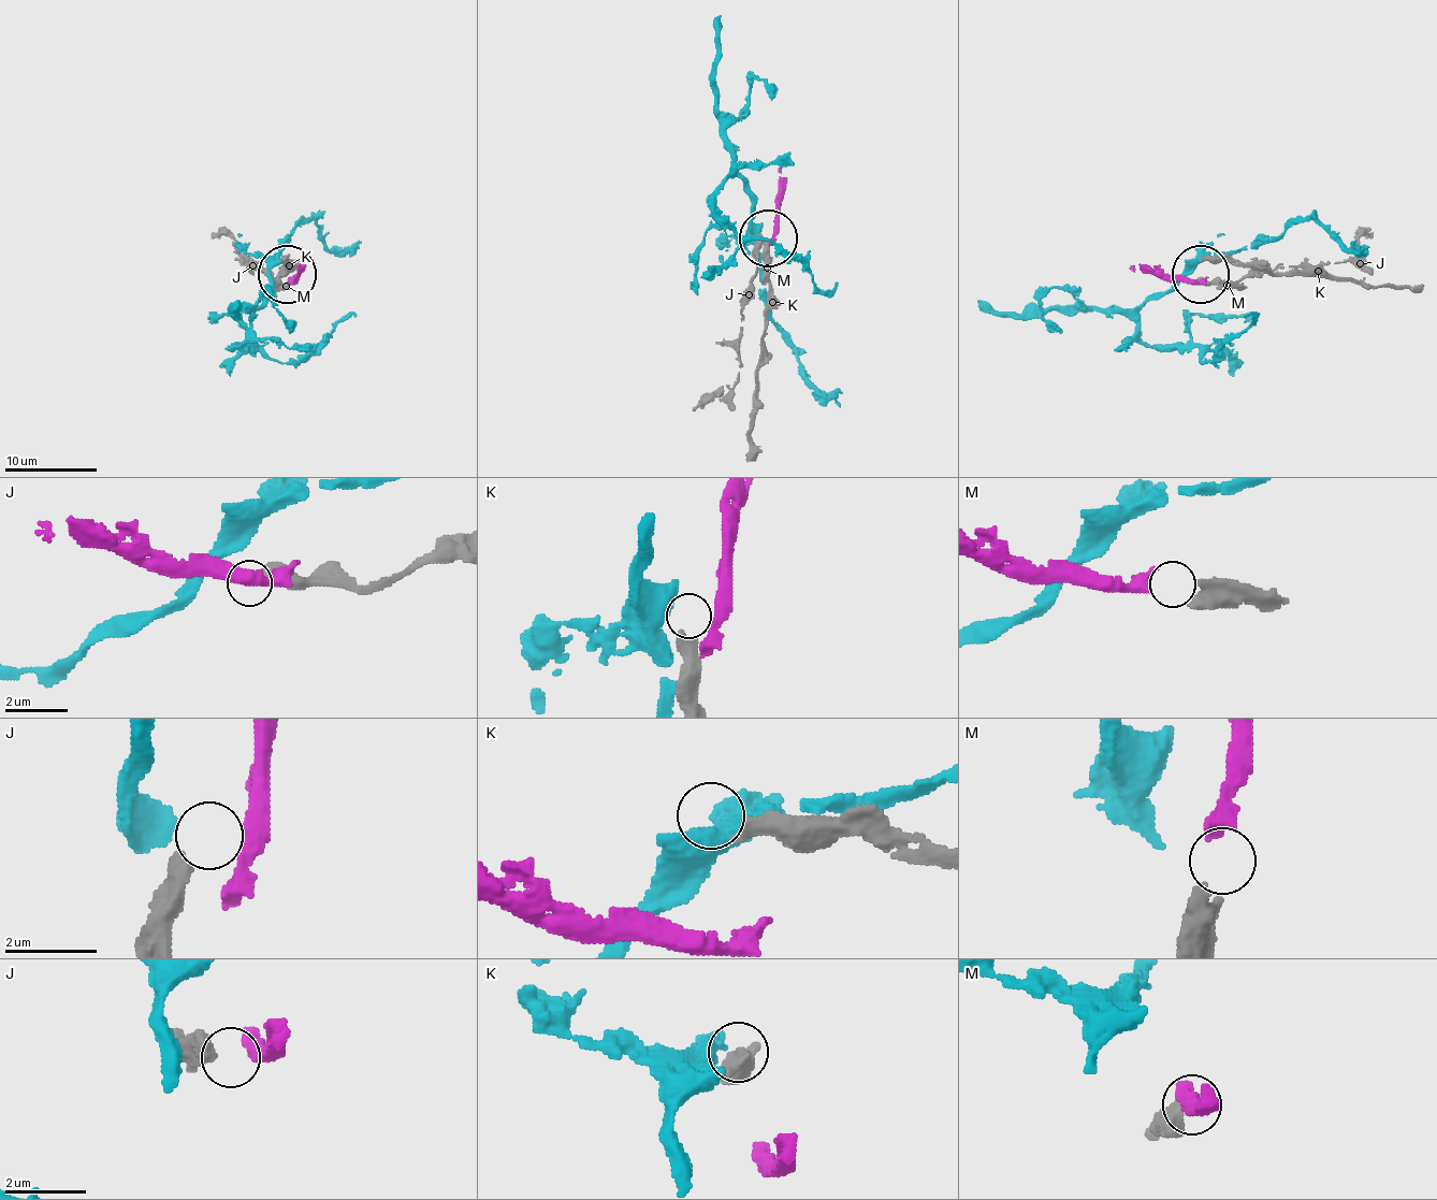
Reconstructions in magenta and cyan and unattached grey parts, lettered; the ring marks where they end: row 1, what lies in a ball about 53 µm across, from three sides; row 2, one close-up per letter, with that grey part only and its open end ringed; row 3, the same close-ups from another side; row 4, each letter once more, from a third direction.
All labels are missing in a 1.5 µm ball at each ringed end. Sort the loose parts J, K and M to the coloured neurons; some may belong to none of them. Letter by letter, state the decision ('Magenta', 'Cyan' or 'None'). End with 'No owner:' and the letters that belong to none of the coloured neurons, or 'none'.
J: None
K: None
M: Magenta
No owner: J, K

